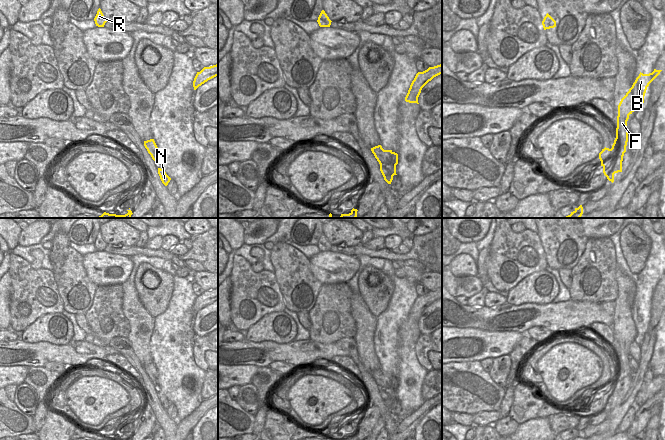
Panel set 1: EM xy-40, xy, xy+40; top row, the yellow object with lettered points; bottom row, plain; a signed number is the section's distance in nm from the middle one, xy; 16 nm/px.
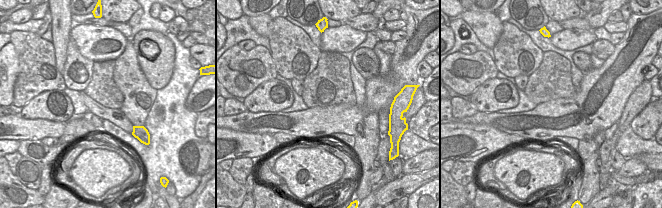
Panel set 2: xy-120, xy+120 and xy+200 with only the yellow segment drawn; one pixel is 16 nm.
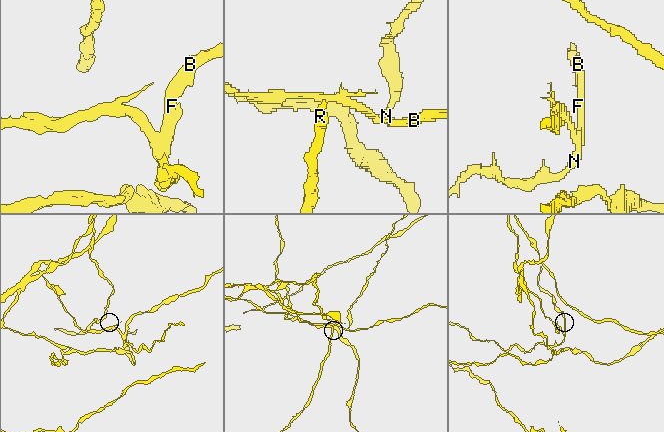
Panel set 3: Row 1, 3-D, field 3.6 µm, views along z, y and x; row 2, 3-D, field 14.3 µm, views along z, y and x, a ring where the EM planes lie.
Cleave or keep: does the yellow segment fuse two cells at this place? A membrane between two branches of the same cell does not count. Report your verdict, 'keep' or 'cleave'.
cleave

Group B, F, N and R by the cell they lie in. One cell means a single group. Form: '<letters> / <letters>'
B F / N R

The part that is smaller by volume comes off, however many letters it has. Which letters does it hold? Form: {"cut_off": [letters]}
{"cut_off": ["B", "F"]}

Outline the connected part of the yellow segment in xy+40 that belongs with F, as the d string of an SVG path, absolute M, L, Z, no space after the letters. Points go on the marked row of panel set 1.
M654 69L654 71L649 74L643 74L640 72L632 87L621 99L618 105L616 138L612 145L612 152L616 154L616 164L620 165L621 170L623 156L626 152L628 142L627 121L629 119L629 115L634 112L634 109L638 103L644 103L644 96L647 87L660 74L661 71L662 70Z

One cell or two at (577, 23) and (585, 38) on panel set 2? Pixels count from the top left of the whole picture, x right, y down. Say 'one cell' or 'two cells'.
two cells

